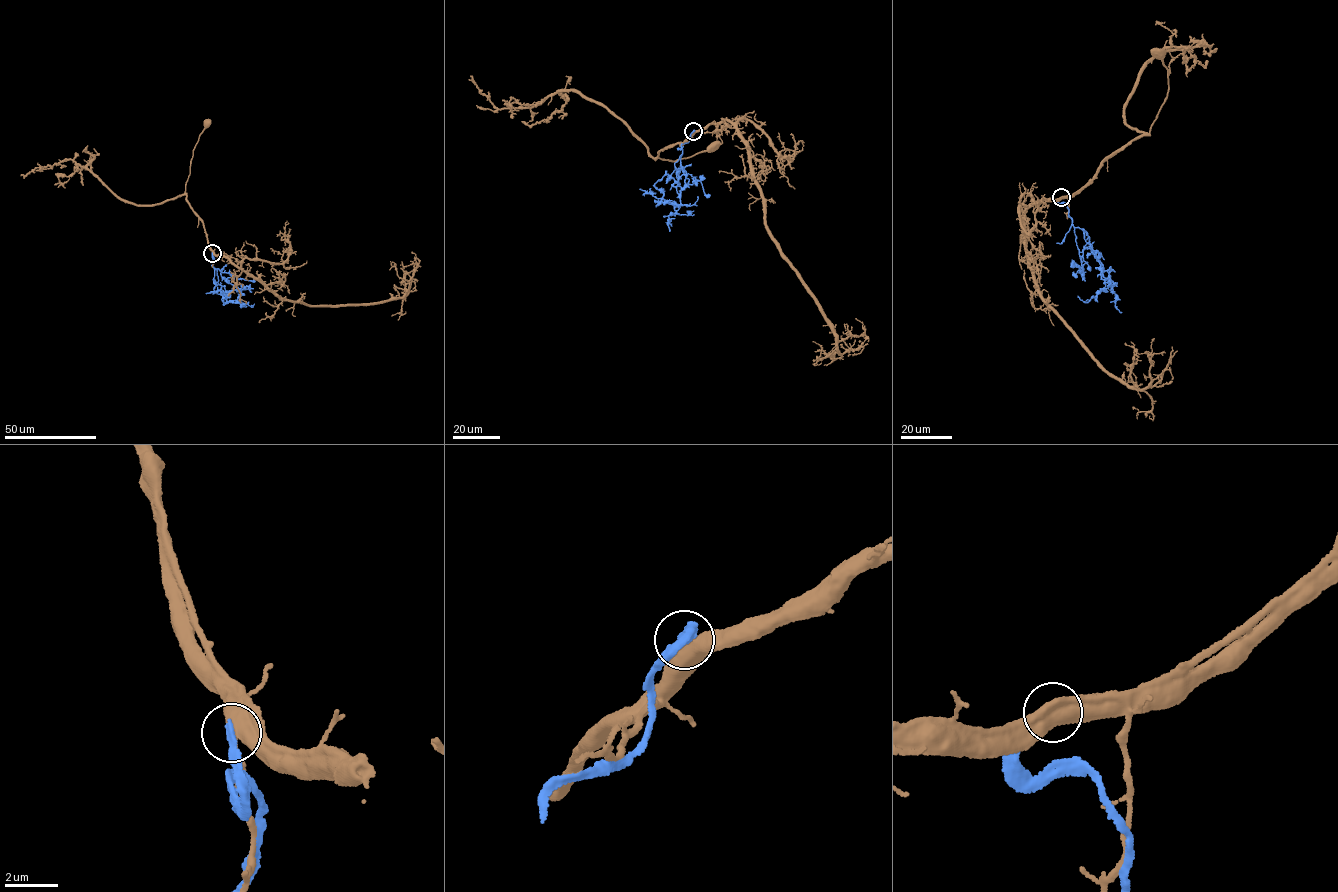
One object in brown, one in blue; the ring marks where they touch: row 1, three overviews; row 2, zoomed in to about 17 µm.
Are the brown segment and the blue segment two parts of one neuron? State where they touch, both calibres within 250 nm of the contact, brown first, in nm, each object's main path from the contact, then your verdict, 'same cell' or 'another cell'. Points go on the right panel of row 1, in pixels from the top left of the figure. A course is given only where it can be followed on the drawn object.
at (1061, 197); 550 nm thick on the brown side, 340 nm on the other; brown runs (1061, 197), (1070, 197), (1103, 162), (1149, 133), (1168, 84), (1166, 66), (1158, 52); blue runs (1061, 197), (1058, 202), (1113, 281), (1105, 280), (1087, 302), (1078, 296); another cell

